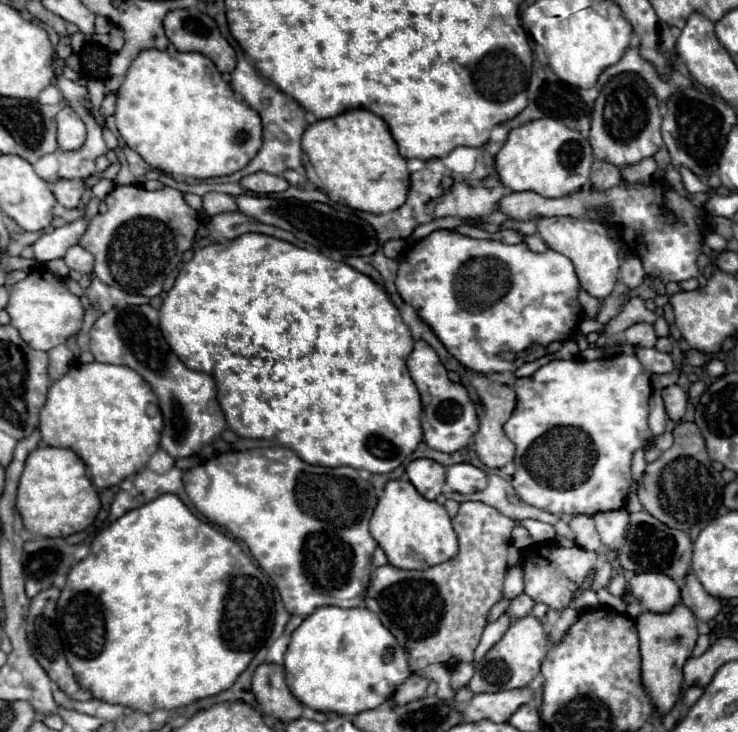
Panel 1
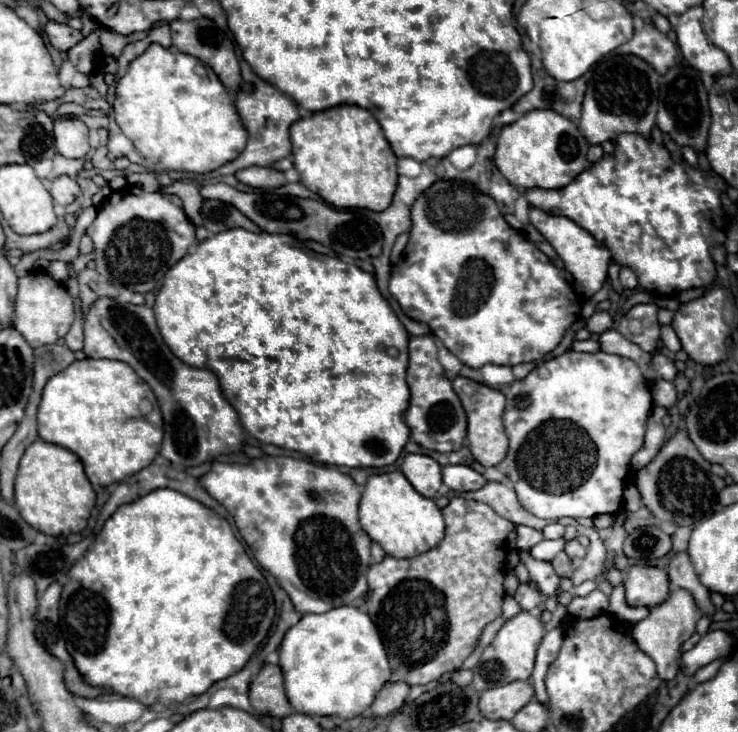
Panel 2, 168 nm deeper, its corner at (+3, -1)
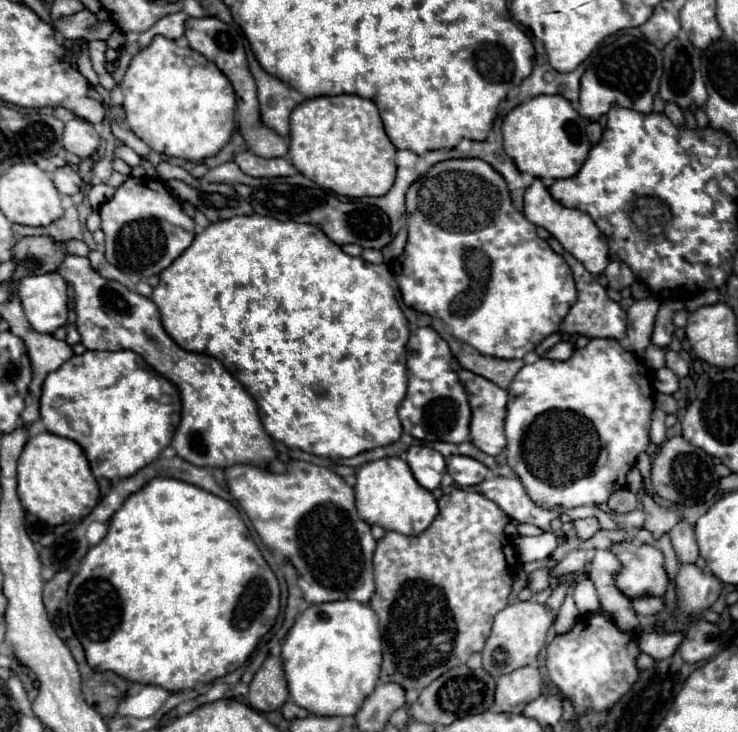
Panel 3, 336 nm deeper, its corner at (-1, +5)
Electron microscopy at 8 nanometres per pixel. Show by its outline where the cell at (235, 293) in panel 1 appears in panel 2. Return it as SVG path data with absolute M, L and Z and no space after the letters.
M236 228L214 234L212 238L200 242L196 252L186 254L176 266L172 266L172 270L168 270L168 274L164 276L164 284L156 294L154 314L160 334L168 344L168 348L174 352L174 356L178 356L188 366L194 368L206 366L208 370L212 370L218 376L226 400L238 412L242 428L260 442L302 452L310 460L328 466L382 468L394 464L400 458L410 438L410 430L408 426L404 426L404 410L408 410L408 384L406 384L408 332L404 330L392 308L386 304L386 300L380 296L376 280L370 272L364 272L358 266L346 264L338 258L310 252L302 248L300 240L296 240L290 234L268 234L268 232L254 234Z

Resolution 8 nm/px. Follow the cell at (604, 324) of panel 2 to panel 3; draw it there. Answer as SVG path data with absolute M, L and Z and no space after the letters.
M566 254L564 258L574 272L578 298L574 306L570 308L570 312L564 316L564 320L560 322L560 332L562 334L580 334L588 338L612 338L612 340L626 338L626 312L620 308L620 304L608 298L606 288L596 282L596 278L582 266L582 262L578 262L570 254Z

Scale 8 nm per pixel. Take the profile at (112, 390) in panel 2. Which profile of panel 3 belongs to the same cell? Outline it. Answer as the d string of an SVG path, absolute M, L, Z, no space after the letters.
M86 350L44 380L40 416L46 430L78 442L96 478L128 478L154 462L170 444L180 420L178 388L140 360L132 350Z

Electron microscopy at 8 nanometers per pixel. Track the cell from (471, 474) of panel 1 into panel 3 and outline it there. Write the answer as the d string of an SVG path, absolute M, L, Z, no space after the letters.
M450 456L446 464L448 464L448 474L462 488L480 484L480 480L486 480L490 476L490 470L482 462L470 456Z

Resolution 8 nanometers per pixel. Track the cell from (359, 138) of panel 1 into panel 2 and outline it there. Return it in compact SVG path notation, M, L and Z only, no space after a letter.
M336 106L324 112L316 112L310 118L302 118L290 126L292 158L294 168L300 174L300 182L316 192L322 200L336 208L366 208L366 210L386 210L392 204L392 194L398 182L398 158L392 154L388 140L376 118L360 106Z

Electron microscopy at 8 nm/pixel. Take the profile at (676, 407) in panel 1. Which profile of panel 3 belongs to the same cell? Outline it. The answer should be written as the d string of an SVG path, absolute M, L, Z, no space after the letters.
M660 368L656 370L656 378L654 378L654 388L658 392L664 394L674 394L678 390L678 378L670 368Z

